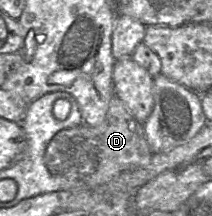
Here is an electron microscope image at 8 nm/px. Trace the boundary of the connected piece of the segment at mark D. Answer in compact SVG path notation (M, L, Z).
M114 95L100 125L90 127L82 123L57 132L46 147L44 162L50 174L61 184L62 190L84 190L107 183L124 170L146 165L152 154L143 124Z

